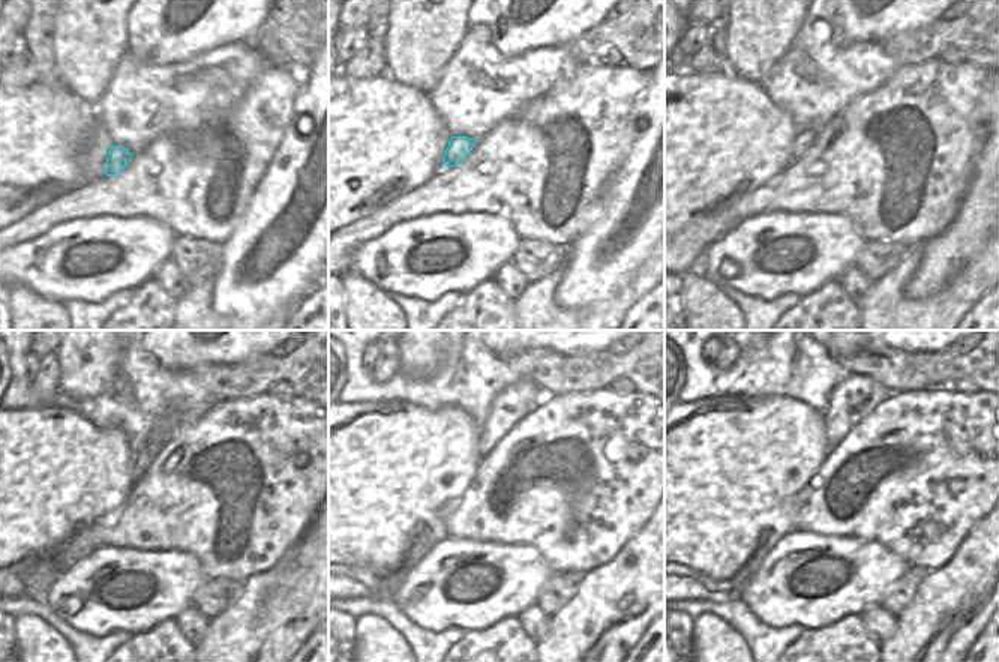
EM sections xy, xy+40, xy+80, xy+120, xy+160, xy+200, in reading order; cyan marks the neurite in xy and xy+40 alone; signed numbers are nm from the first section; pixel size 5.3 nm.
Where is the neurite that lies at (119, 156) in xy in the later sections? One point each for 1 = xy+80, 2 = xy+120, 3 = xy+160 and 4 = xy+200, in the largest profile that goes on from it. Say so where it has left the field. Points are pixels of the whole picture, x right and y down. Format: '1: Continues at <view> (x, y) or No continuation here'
1: Continues at xy+80 (804, 137)
2: Continues at xy+120 (143, 457)
3: Continues at xy+160 (518, 400)
4: Continues at xy+200 (854, 398)

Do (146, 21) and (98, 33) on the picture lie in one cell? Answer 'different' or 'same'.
different

